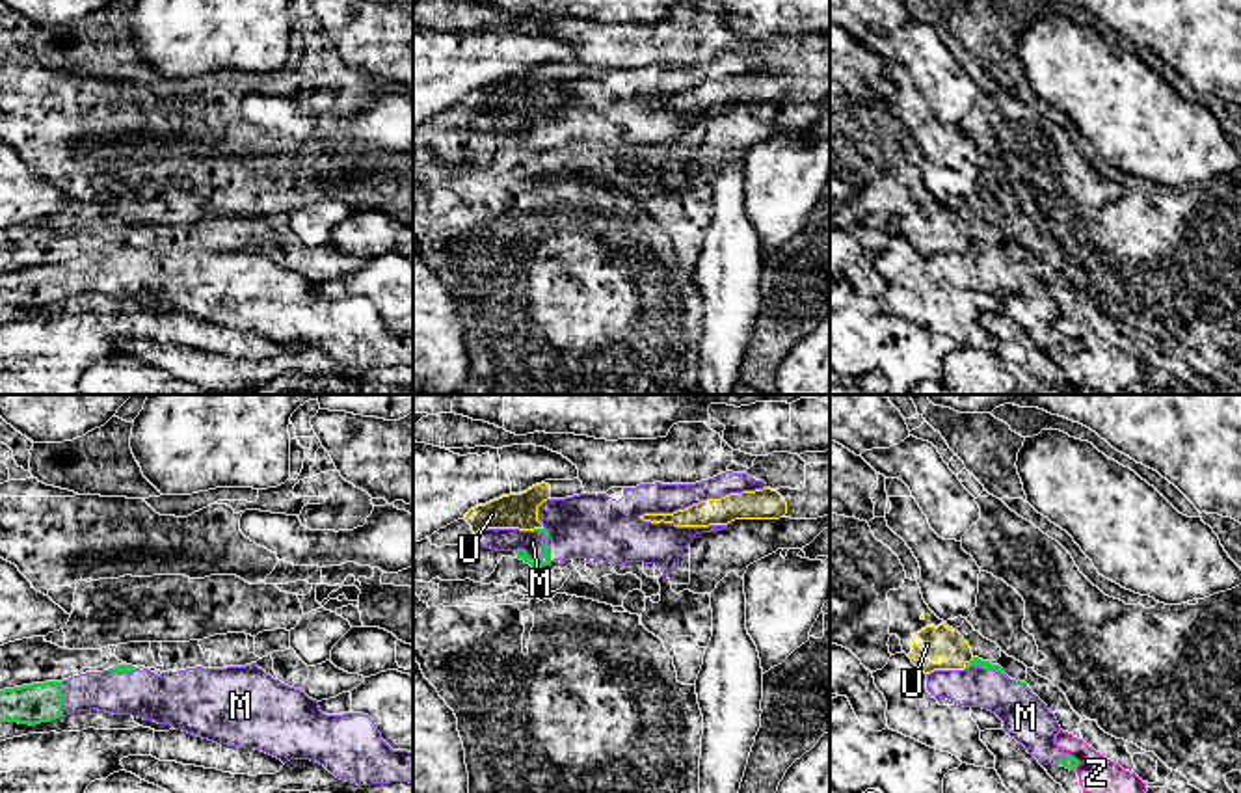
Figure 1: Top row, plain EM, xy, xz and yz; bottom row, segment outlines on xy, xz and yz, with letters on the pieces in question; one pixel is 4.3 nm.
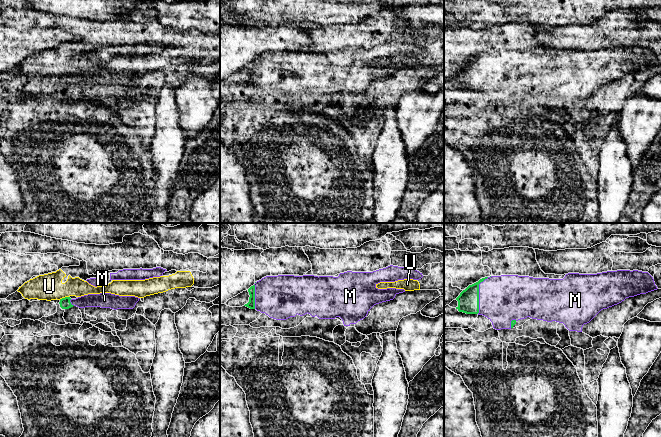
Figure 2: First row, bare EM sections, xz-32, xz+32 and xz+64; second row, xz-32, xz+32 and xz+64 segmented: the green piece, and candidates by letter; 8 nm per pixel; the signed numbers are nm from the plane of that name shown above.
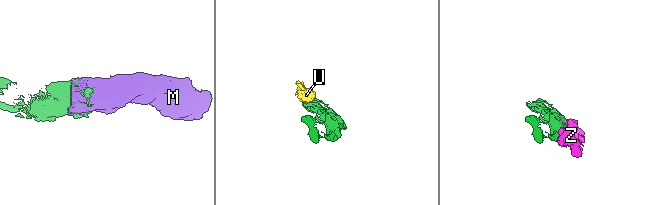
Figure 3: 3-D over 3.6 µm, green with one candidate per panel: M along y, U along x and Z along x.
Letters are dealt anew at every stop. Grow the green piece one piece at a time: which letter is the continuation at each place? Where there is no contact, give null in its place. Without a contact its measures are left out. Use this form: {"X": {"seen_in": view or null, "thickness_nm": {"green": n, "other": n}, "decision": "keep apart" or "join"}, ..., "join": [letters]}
{"M": {"seen_in": "xz", "thickness_nm": {"green": 50, "other": 100}, "decision": "join"}, "U": {"seen_in": "xz", "thickness_nm": {"green": 50, "other": 160}, "decision": "keep apart"}, "Z": {"seen_in": "yz", "thickness_nm": {"green": 60, "other": 160}, "decision": "keep apart"}, "join": ["M"]}

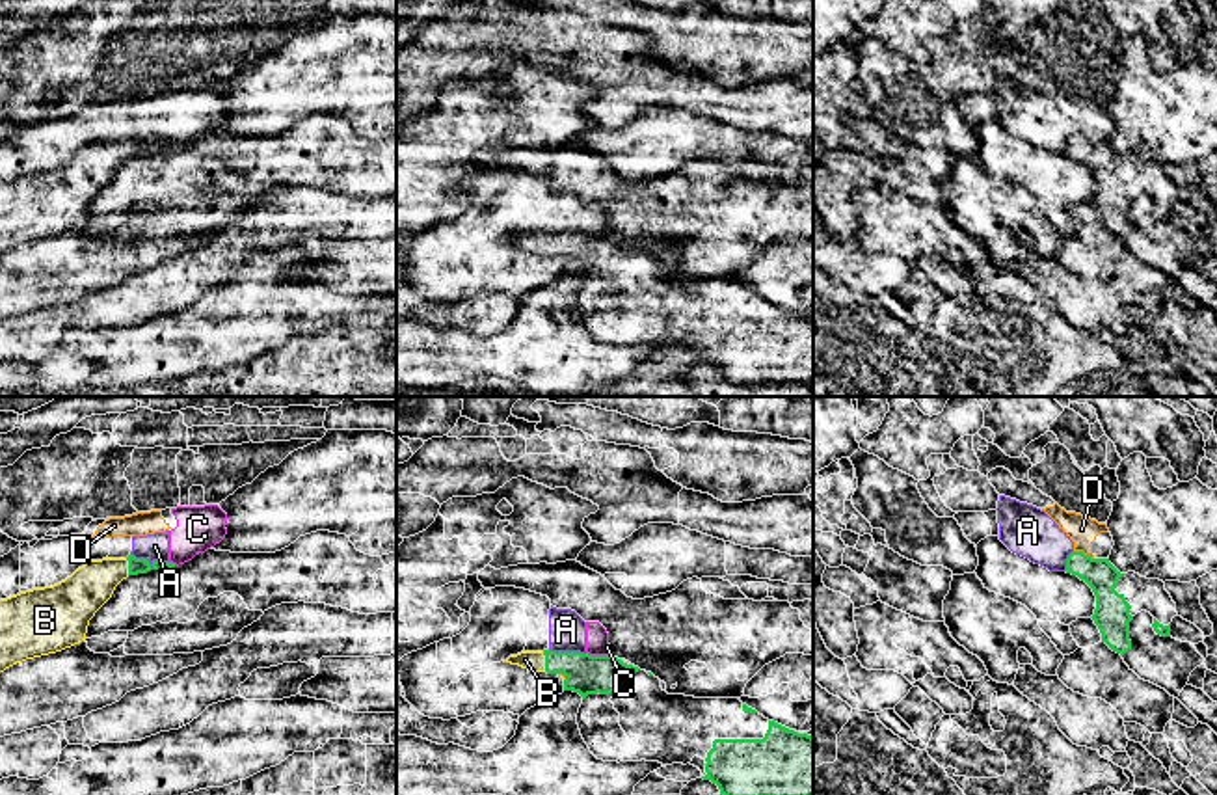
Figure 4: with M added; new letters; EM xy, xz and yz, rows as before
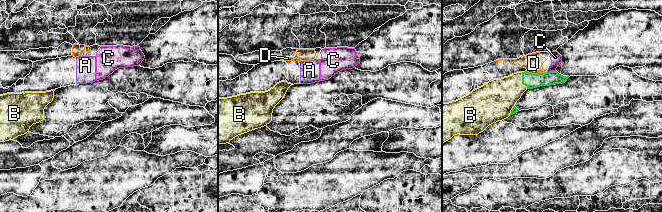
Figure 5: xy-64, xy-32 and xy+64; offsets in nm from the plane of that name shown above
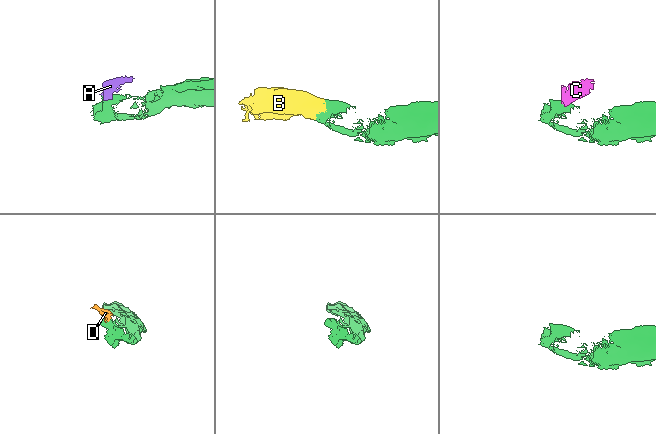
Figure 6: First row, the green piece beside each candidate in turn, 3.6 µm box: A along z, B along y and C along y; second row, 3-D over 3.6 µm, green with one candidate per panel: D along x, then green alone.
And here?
{"A": {"seen_in": "xy", "thickness_nm": {"green": 70, "other": 110}, "decision": "keep apart"}, "B": {"seen_in": "xz", "thickness_nm": {"green": 180, "other": 80}, "decision": "join"}, "C": {"seen_in": "xz", "thickness_nm": {"green": 180, "other": 100}, "decision": "keep apart"}, "D": {"seen_in": "yz", "thickness_nm": {"green": 140, "other": 120}, "decision": "keep apart"}, "join": ["B"]}

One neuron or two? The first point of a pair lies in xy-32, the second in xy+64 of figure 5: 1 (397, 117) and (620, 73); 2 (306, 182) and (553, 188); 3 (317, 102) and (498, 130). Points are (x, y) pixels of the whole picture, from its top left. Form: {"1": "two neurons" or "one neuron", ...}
{"1": "two neurons", "2": "one neuron", "3": "two neurons"}

